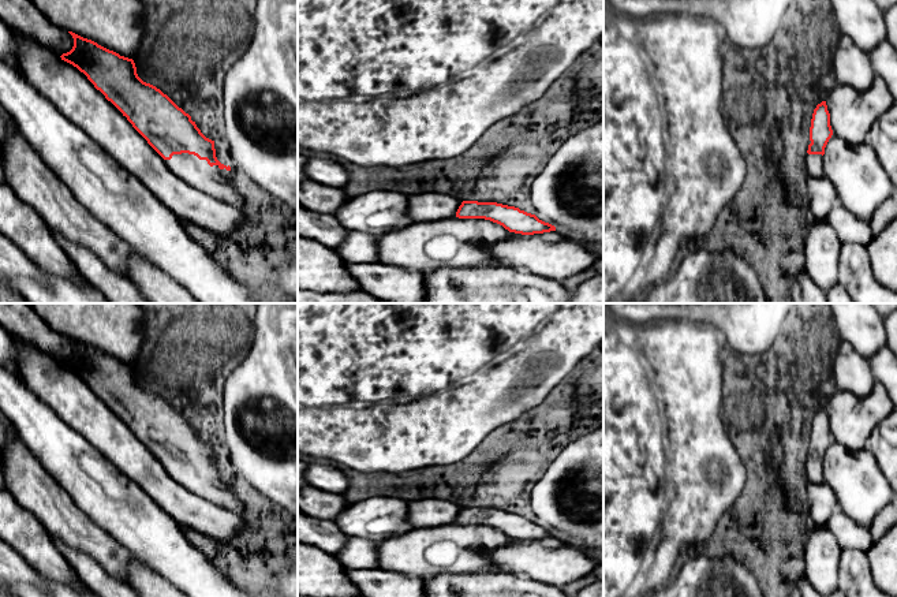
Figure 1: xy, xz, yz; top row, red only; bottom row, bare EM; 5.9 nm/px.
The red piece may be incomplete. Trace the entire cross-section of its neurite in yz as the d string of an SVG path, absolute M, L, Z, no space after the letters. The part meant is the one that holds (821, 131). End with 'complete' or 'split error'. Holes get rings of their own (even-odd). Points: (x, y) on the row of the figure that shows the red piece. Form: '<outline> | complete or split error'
M826 101L816 105L811 119L808 150L804 157L806 171L810 178L823 178L822 157L825 148L833 135L830 113Z | split error

